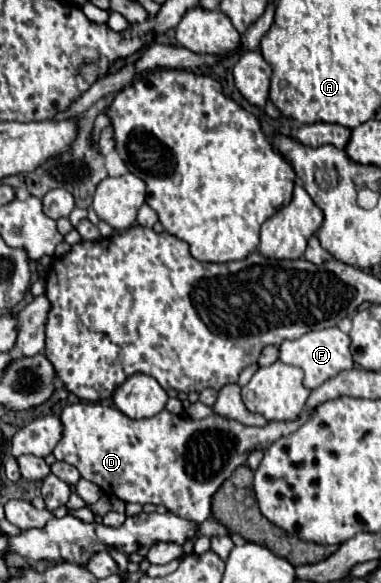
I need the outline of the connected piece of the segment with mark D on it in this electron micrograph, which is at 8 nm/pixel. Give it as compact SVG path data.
M79 402L67 406L61 412L63 438L53 454L57 460L73 464L79 470L81 478L95 482L107 496L115 496L123 502L161 504L169 512L201 524L211 518L211 498L215 496L219 486L233 474L233 470L247 462L249 452L253 452L255 448L269 448L283 434L289 434L291 430L301 426L309 416L309 412L303 412L295 422L269 422L263 428L253 428L219 414L193 420L181 414L171 414L169 410L161 410L153 418L131 420L115 406Z

